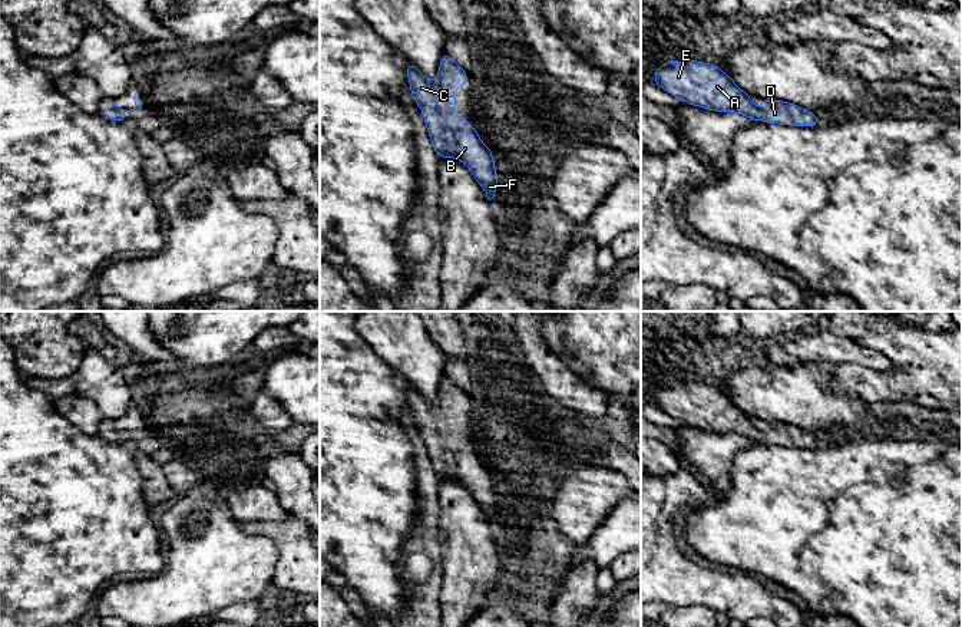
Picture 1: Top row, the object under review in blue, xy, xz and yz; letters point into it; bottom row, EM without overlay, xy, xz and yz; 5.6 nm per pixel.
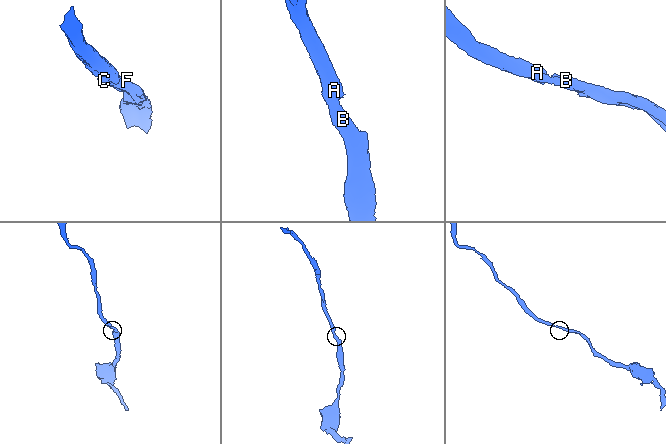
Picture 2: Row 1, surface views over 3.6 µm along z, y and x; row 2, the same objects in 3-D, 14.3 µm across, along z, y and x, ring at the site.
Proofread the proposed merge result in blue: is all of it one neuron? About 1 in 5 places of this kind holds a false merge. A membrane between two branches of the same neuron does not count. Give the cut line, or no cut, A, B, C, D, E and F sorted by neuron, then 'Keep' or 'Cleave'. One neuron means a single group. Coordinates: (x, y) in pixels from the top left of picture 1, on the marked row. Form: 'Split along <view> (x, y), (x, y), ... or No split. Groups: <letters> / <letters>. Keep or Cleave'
No split. Groups: A B C D E F. Keep

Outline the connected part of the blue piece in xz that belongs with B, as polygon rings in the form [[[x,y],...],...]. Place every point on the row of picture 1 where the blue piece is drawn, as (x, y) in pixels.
[[[446,52],[436,82],[424,77],[411,62],[406,66],[406,73],[411,96],[419,109],[424,110],[422,116],[437,156],[456,158],[467,165],[490,201],[499,188],[492,151],[465,118],[449,112],[457,106],[452,90],[463,88],[469,75]]]

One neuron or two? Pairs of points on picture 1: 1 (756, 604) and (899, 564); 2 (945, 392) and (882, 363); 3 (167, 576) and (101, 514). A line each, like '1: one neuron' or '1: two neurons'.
1: two neurons
2: two neurons
3: two neurons

